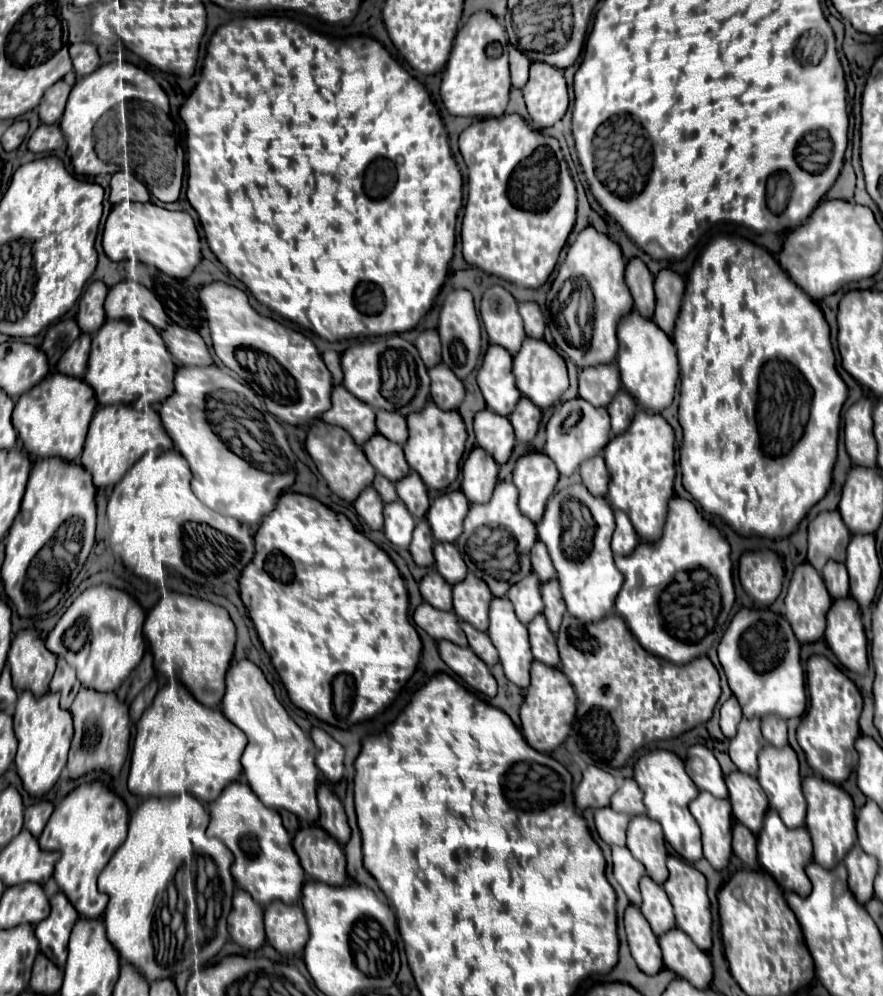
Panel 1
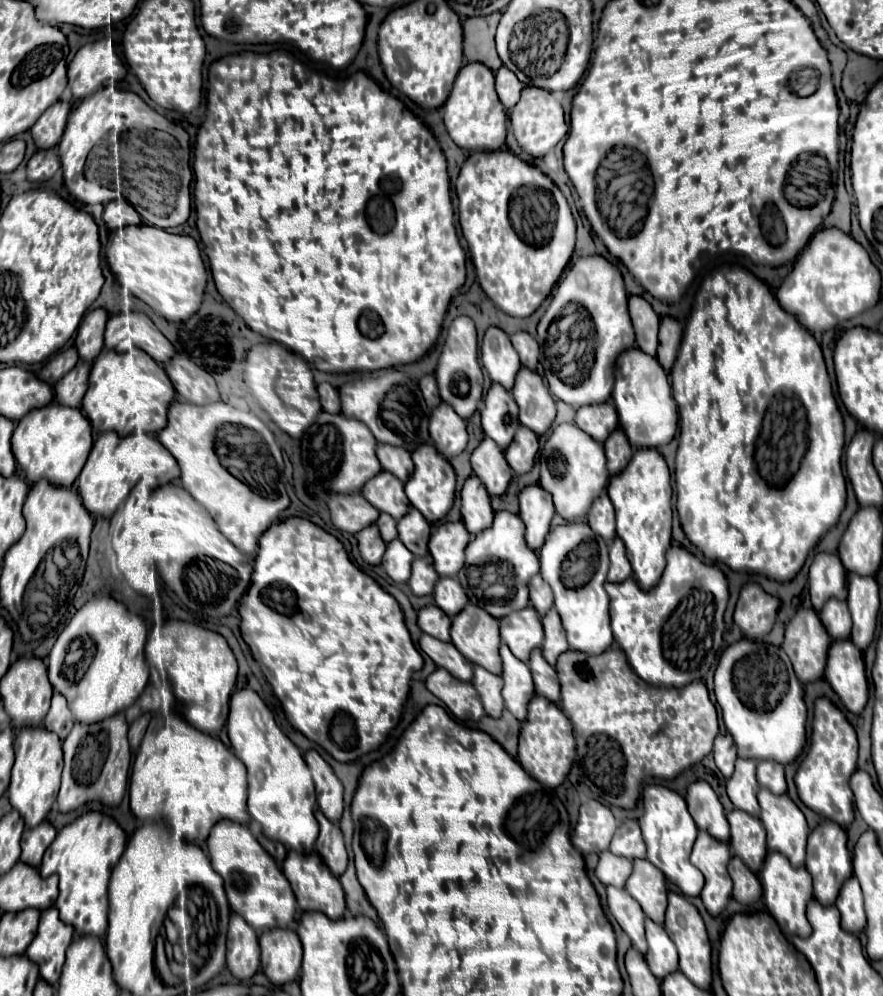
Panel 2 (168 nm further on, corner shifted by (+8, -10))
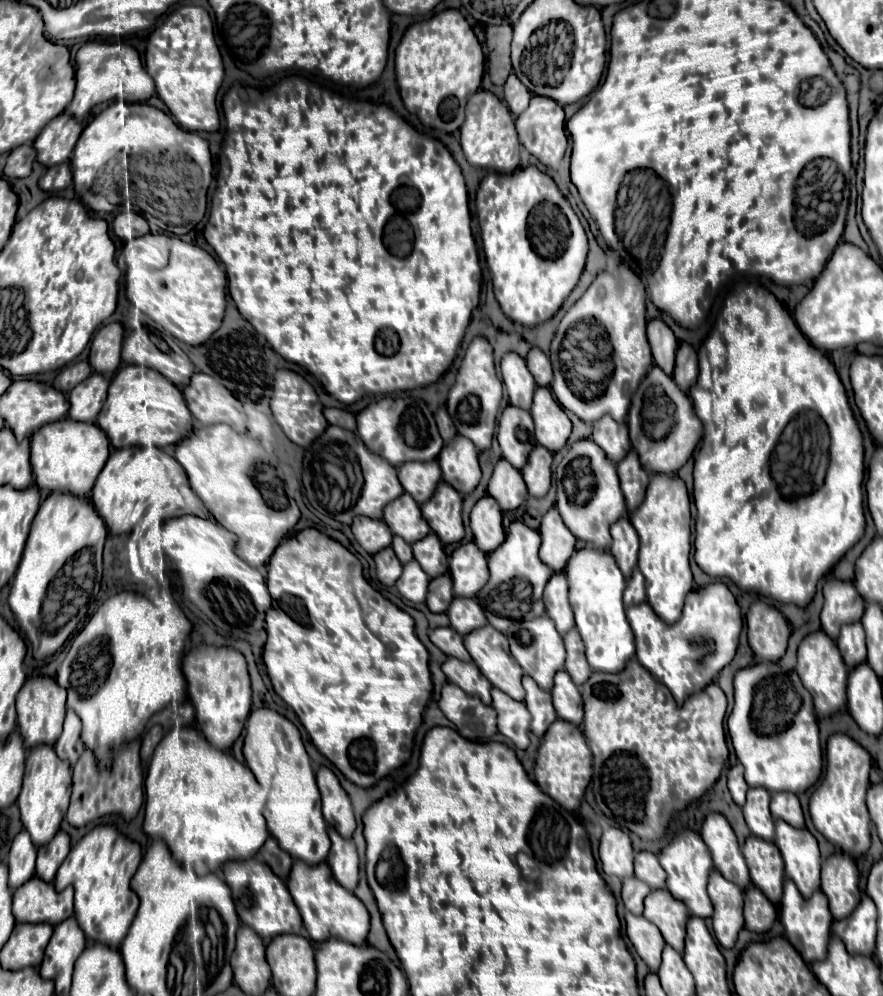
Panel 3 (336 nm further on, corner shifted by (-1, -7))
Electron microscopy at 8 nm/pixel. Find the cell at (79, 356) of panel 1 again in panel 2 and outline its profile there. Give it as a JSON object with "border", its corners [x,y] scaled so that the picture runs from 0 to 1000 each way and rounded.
{"border":[[[92,362],[85,372],[78,372],[65,387],[62,387],[62,403],[74,409],[92,409],[92,403],[101,389],[101,372],[103,366]]]}

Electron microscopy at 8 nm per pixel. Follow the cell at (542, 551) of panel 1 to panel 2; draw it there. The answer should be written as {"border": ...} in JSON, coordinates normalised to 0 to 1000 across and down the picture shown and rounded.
{"border":[[[606,577],[606,581],[601,581],[601,585],[599,585],[599,593],[601,593],[601,607],[608,611],[608,615],[613,619],[617,619],[622,615],[622,611],[626,609],[624,589],[615,583],[613,577]]]}

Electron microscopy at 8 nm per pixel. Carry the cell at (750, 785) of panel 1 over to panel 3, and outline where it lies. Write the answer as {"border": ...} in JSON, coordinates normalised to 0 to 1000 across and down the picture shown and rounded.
{"border":[[[847,839],[840,849],[852,886],[877,906],[883,906],[886,884],[888,884],[888,865],[883,853],[872,843],[861,843],[858,839]]]}

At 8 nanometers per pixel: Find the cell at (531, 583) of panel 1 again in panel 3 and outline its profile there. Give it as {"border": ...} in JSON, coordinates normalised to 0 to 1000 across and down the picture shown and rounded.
{"border":[[[618,616],[593,624],[591,631],[600,635],[602,643],[600,647],[589,647],[584,641],[578,641],[578,655],[591,673],[609,685],[609,689],[623,693],[627,677],[639,671],[636,639]]]}

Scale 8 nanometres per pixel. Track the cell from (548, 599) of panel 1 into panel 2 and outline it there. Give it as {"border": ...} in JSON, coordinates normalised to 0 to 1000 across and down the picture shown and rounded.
{"border":[[[624,611],[624,617],[615,619],[615,632],[617,632],[617,646],[615,646],[615,660],[624,670],[631,668],[631,660],[644,652],[633,615]]]}

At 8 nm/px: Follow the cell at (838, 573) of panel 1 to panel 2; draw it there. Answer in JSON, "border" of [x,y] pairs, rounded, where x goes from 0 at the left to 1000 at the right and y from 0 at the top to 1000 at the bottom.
{"border":[[[939,601],[928,617],[932,630],[937,632],[939,640],[943,644],[955,644],[961,642],[964,638],[964,617],[959,611],[959,605],[950,605],[948,601]]]}

